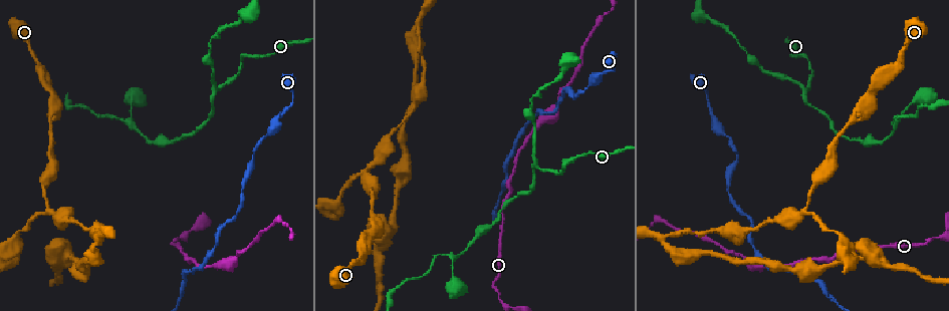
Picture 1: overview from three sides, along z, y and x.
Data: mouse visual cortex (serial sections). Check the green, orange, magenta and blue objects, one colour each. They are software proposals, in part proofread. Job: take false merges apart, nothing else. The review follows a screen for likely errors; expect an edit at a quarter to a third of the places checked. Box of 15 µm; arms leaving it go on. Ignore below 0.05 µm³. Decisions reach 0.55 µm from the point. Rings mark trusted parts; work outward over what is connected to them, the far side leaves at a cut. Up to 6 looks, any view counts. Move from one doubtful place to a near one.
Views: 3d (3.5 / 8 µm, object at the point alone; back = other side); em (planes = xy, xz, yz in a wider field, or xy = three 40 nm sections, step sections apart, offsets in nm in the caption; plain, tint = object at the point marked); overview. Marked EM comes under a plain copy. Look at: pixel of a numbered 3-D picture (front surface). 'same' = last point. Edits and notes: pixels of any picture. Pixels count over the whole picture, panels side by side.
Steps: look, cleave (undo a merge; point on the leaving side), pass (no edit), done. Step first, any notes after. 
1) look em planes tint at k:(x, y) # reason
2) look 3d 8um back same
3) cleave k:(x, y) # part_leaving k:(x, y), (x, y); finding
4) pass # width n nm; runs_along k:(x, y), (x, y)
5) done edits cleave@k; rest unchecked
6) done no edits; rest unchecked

look 3d 3.5um back at 1:(805, 90) # three arms meet

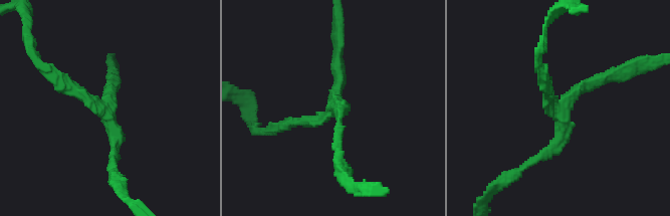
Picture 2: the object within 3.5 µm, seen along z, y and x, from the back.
look em xy step 5 tint at 2:(107, 110) # arms 3; arm_widths 150, 150, 200 nm; now the EM

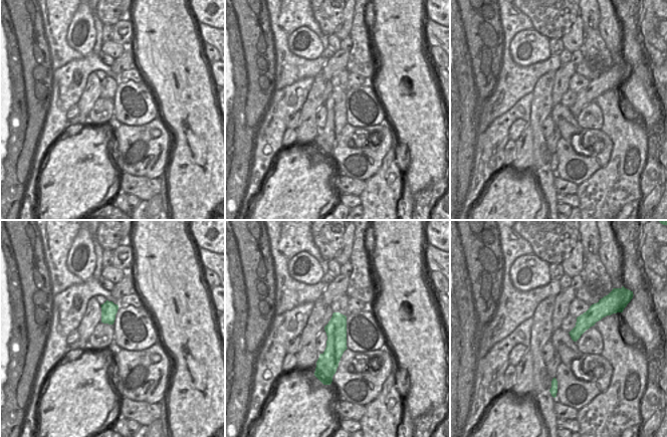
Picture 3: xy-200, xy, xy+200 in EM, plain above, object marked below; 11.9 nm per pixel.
cleave 2:(112, 132) # a second cell is stuck on

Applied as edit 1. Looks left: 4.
look overview # see it whole again

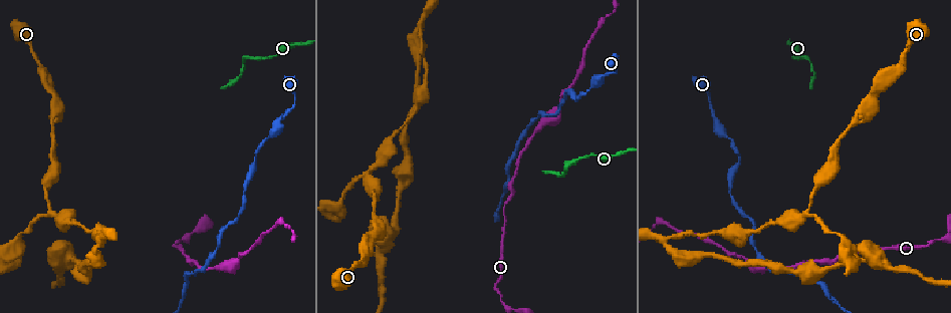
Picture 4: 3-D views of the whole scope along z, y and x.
look 3d 8um at 4:(805, 58) # sharp bend

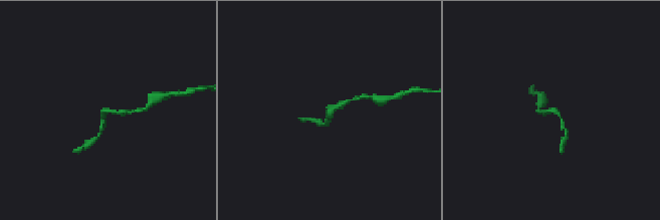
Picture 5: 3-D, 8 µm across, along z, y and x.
look 3d 3.5um at 5:(331, 112)

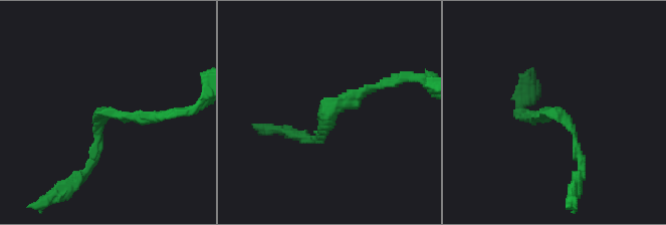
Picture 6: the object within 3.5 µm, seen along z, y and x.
look em xy step 3 tint at 6:(555, 110) # now the EM

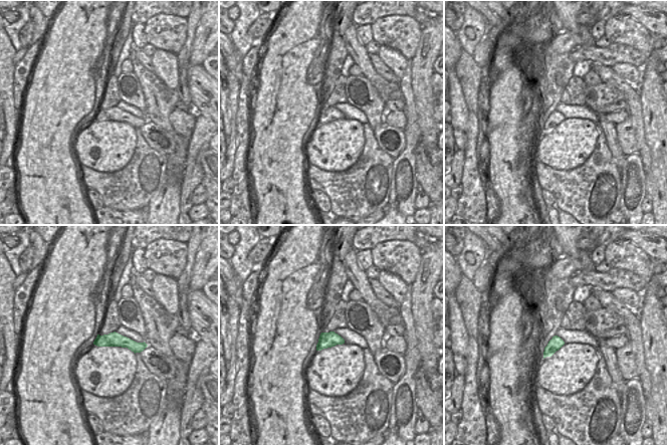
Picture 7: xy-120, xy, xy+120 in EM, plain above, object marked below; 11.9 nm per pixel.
pass # width 190 nm; runs_along 7:(96, 342), (122, 341), (143, 346); one cell here

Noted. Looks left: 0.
done edits cleave@2; rest unchecked

